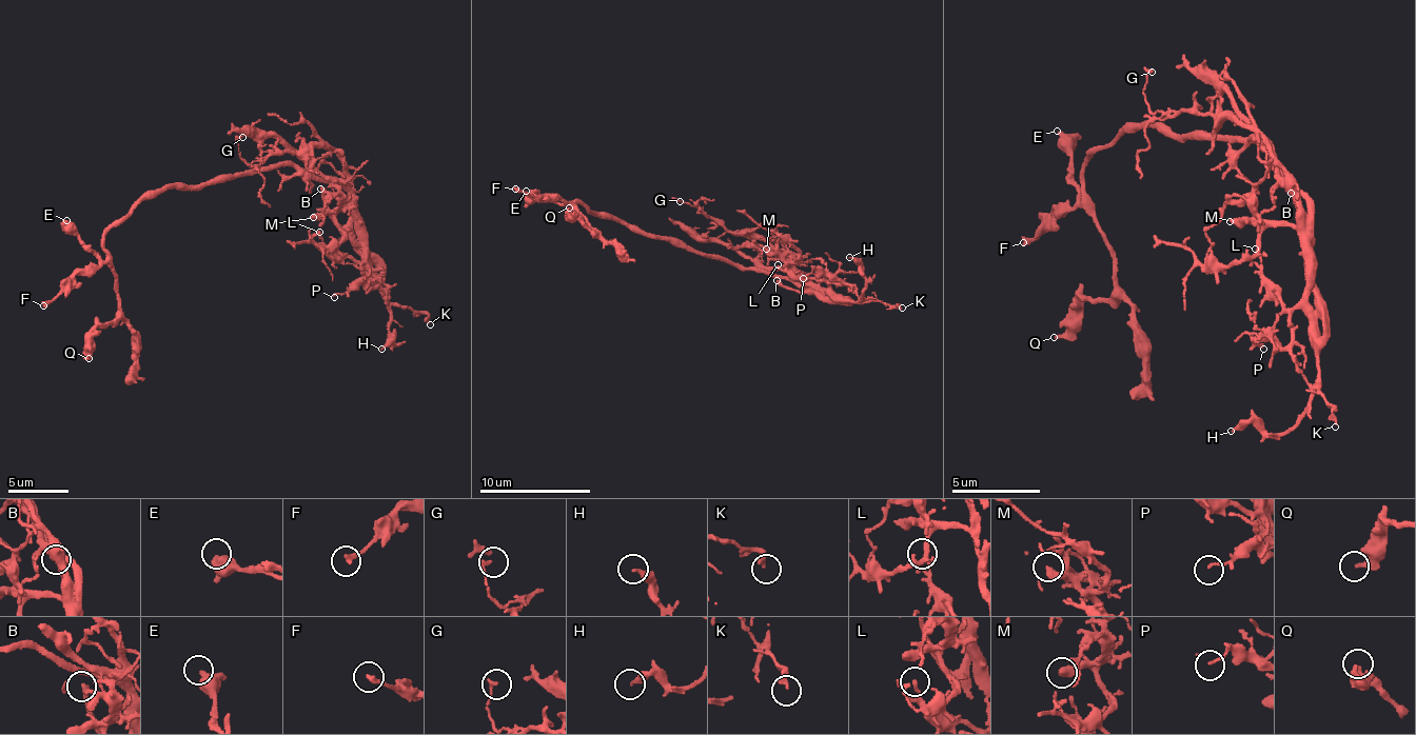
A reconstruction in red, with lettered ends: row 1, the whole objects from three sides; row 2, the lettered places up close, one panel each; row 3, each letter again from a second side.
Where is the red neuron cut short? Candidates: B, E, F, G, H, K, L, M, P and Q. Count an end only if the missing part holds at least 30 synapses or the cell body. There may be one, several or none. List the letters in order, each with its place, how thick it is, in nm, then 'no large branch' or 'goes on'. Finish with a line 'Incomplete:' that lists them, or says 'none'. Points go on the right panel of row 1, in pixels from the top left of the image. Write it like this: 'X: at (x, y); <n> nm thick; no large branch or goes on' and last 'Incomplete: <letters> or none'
B: at (1291, 193); 200 nm thick; goes on
E: at (1057, 131); 400 nm thick; no large branch
F: at (1023, 242); 220 nm thick; no large branch
G: at (1152, 72); 170 nm thick; no large branch
H: at (1231, 431); 240 nm thick; no large branch
K: at (1335, 426); 190 nm thick; no large branch
L: at (1255, 249); 150 nm thick; no large branch
M: at (1230, 221); 400 nm thick; no large branch
P: at (1263, 349); 120 nm thick; no large branch
Q: at (1054, 337); 260 nm thick; no large branch
Incomplete: B

